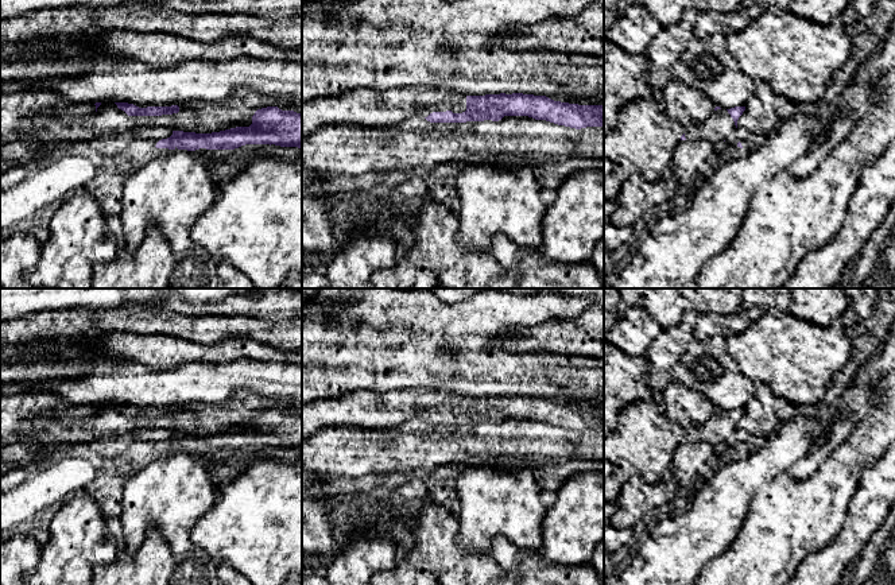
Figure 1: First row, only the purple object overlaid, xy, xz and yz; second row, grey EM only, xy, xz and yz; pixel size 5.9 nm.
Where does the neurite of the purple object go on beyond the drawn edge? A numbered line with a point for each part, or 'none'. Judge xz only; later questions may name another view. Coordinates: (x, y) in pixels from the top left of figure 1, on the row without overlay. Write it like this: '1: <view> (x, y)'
1: xz (360, 407)

